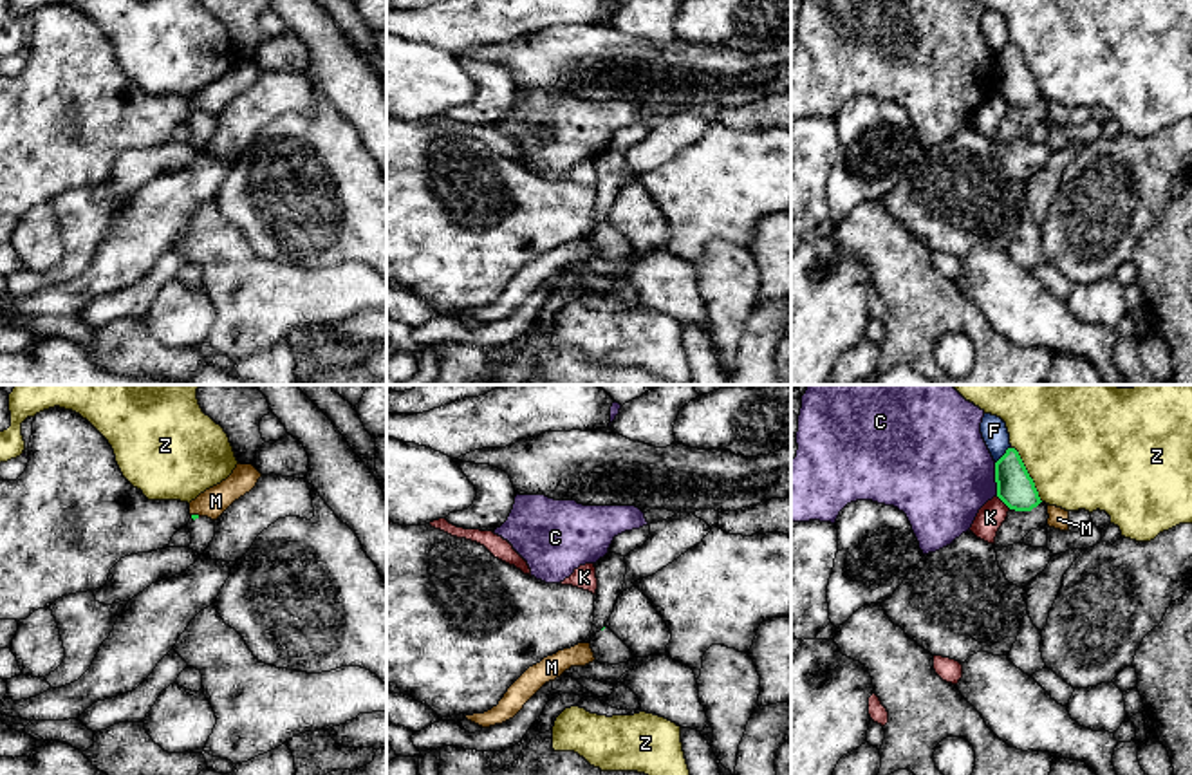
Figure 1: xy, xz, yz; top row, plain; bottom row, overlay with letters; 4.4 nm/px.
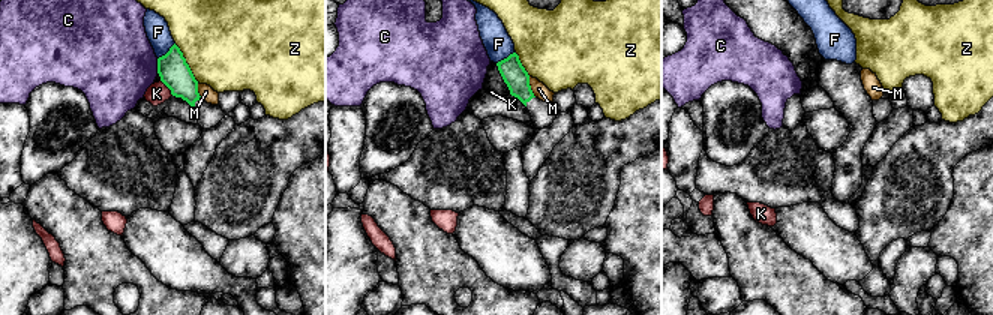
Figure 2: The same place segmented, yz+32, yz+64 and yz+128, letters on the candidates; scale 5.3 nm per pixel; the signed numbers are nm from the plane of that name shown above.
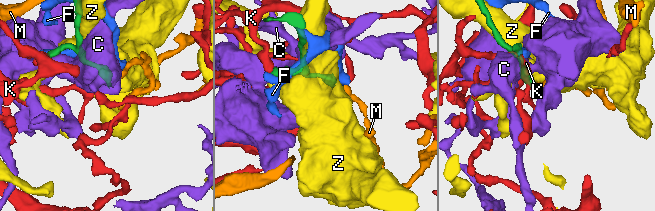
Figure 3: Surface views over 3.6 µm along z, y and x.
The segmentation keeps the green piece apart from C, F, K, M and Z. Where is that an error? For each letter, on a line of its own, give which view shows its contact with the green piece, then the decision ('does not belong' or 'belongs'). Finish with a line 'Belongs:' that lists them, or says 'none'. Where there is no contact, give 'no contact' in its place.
C: yz | does not belong
F: yz | does not belong
K: yz | does not belong
M: xy | does not belong
Z: yz | does not belong
Belongs: none

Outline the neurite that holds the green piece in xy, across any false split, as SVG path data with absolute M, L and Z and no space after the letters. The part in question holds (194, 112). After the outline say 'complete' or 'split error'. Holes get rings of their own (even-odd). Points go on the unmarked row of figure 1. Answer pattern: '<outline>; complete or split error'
M191 110L186 123L191 128L190 145L202 150L215 132L215 116L211 116L208 112Z; split error

